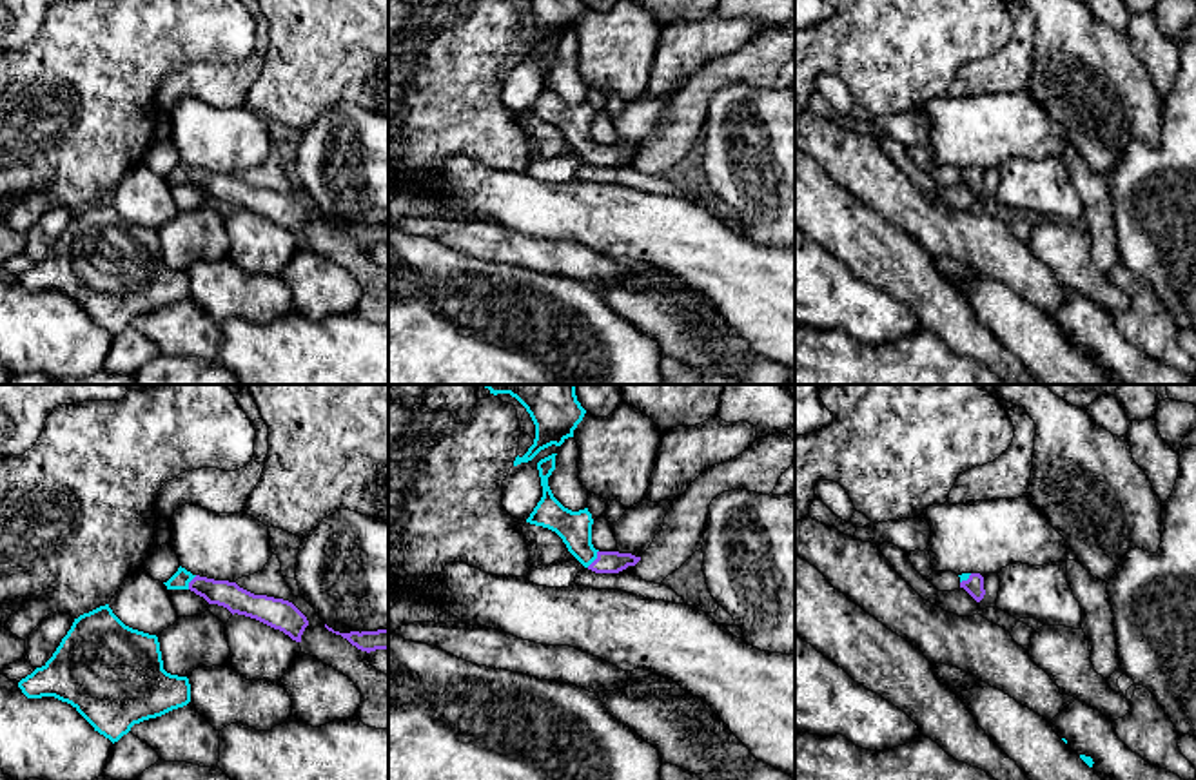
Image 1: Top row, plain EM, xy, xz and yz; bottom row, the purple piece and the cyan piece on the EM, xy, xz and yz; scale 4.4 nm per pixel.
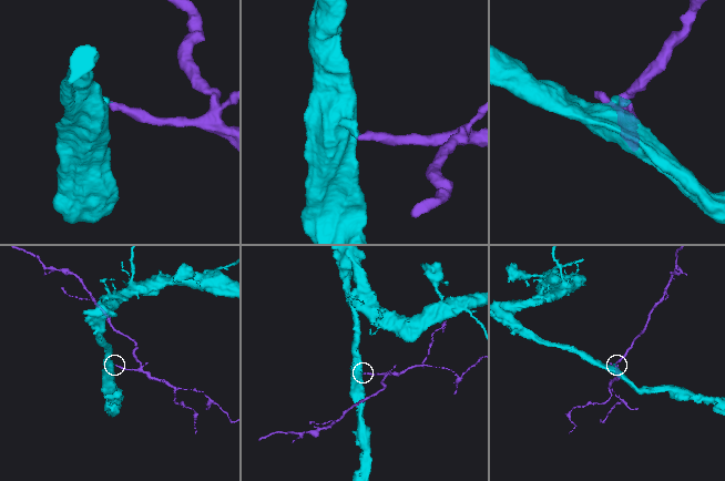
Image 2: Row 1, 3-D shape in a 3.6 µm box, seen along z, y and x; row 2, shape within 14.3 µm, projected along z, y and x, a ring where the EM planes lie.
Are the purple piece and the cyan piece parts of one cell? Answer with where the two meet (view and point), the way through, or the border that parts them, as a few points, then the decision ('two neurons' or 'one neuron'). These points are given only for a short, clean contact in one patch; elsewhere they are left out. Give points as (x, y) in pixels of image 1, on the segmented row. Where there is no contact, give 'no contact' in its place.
xz (596, 559) | across xz (607, 561), (596, 559), (578, 541), (574, 528) | one neuron

